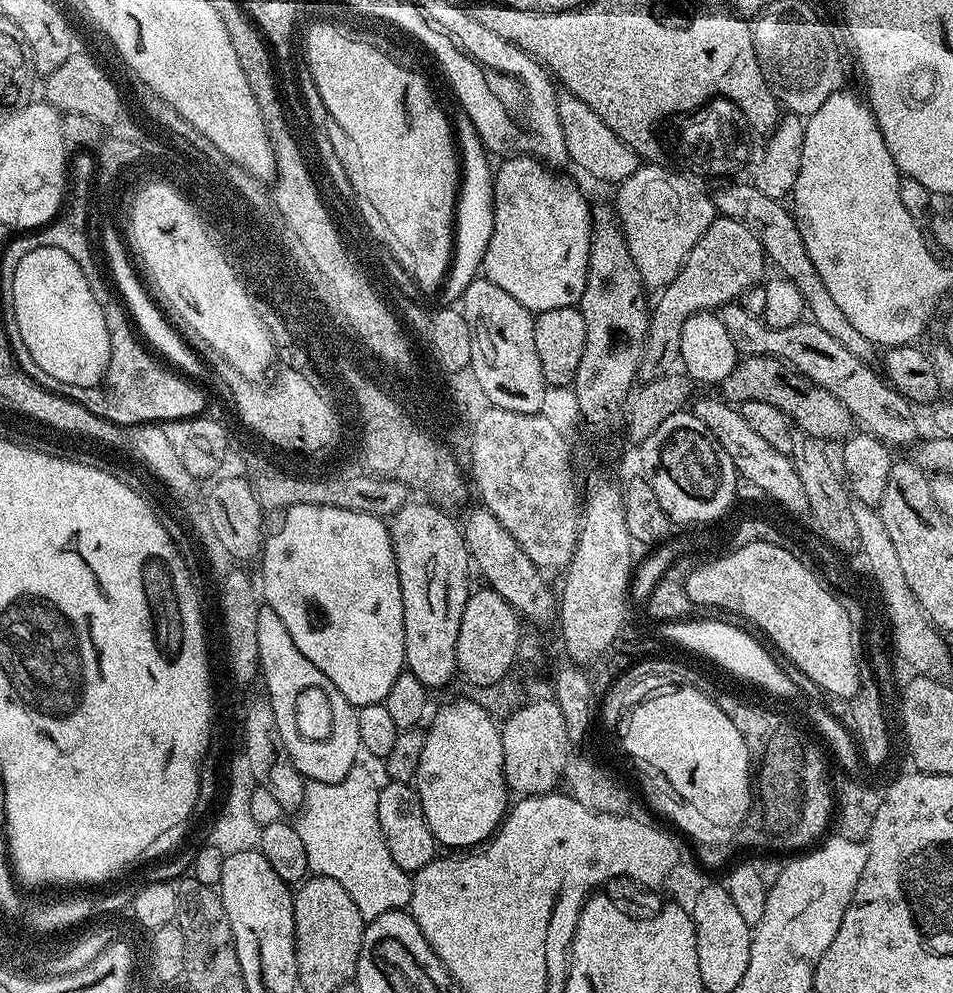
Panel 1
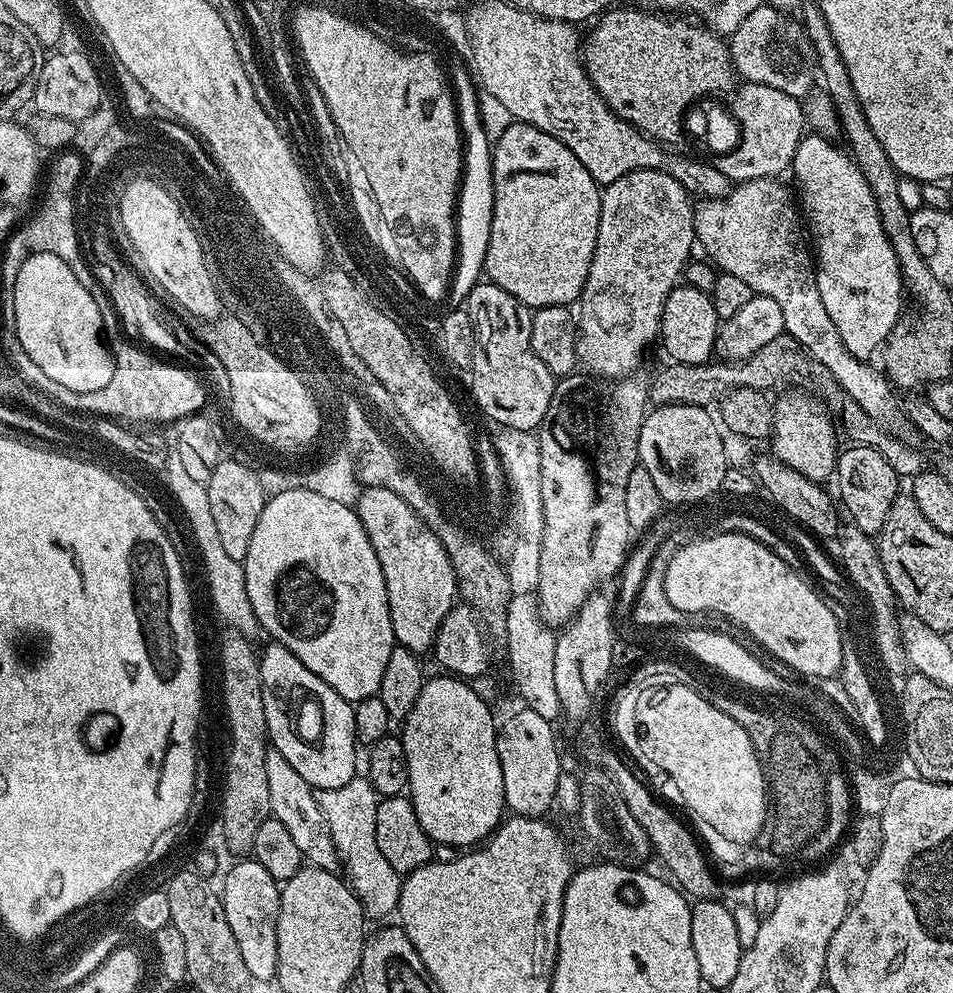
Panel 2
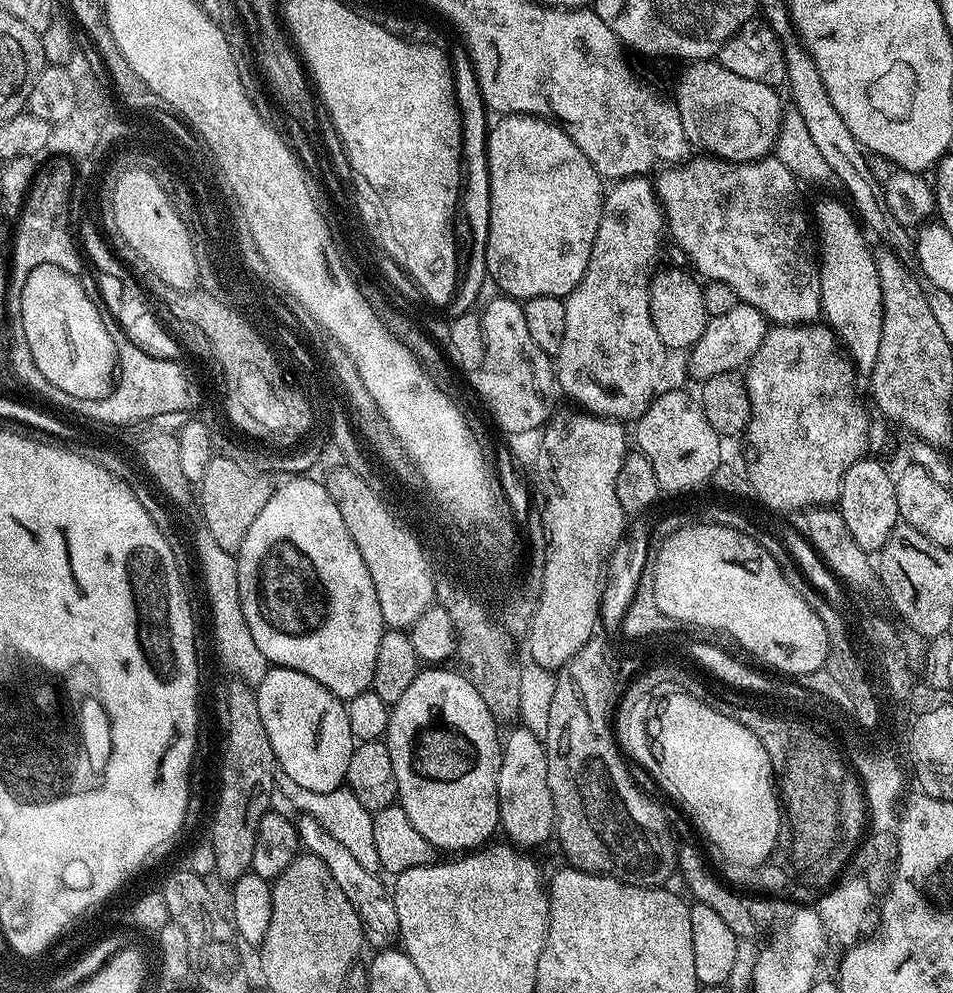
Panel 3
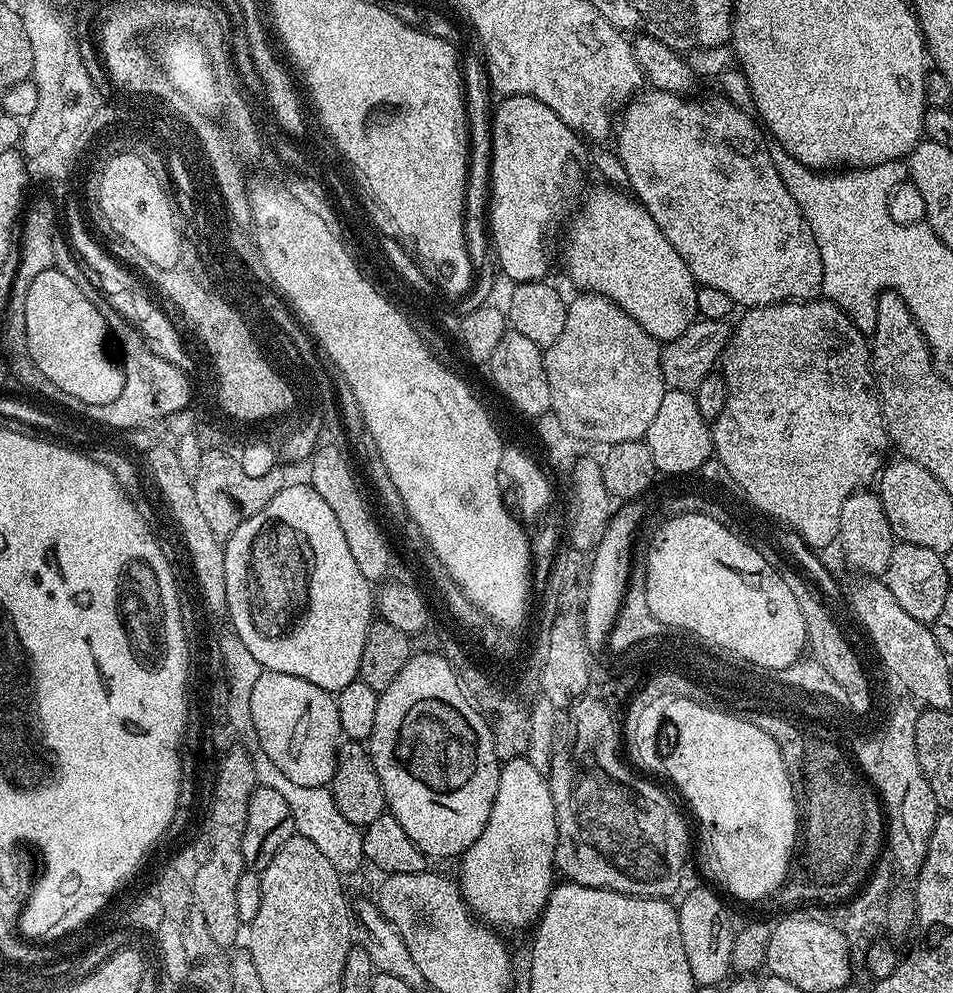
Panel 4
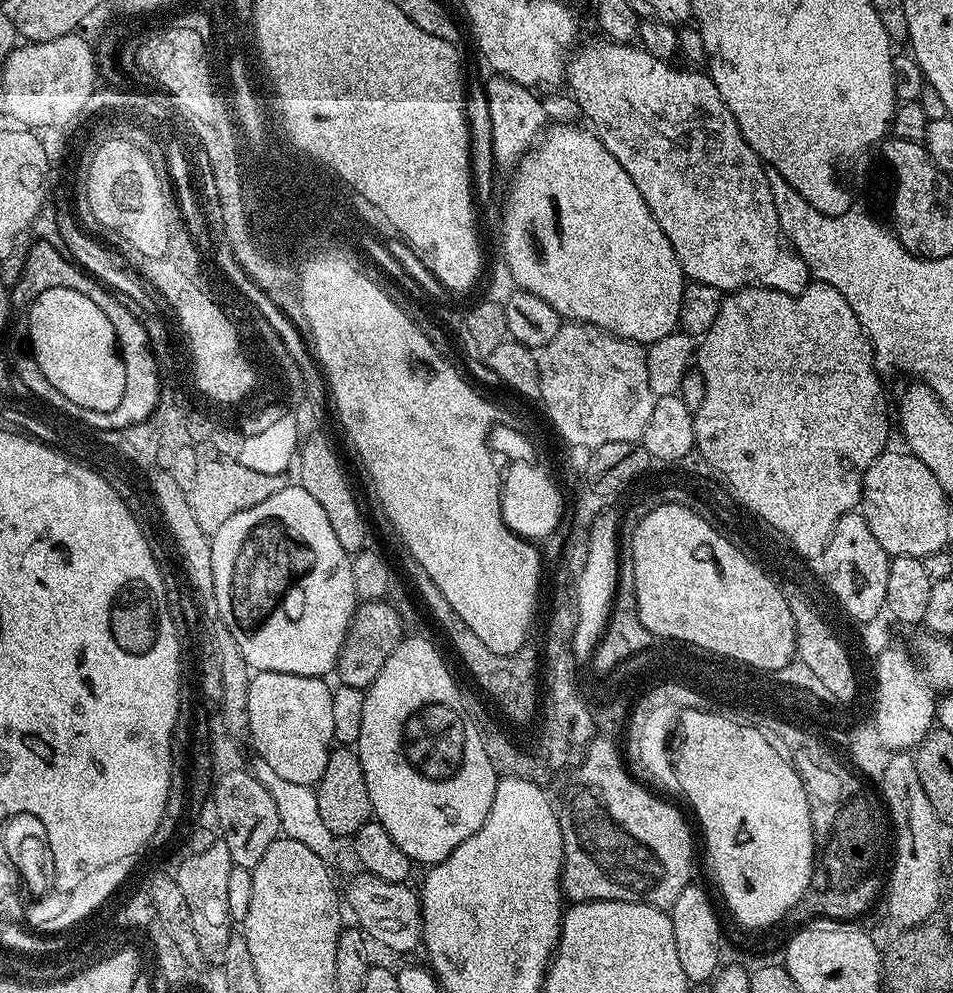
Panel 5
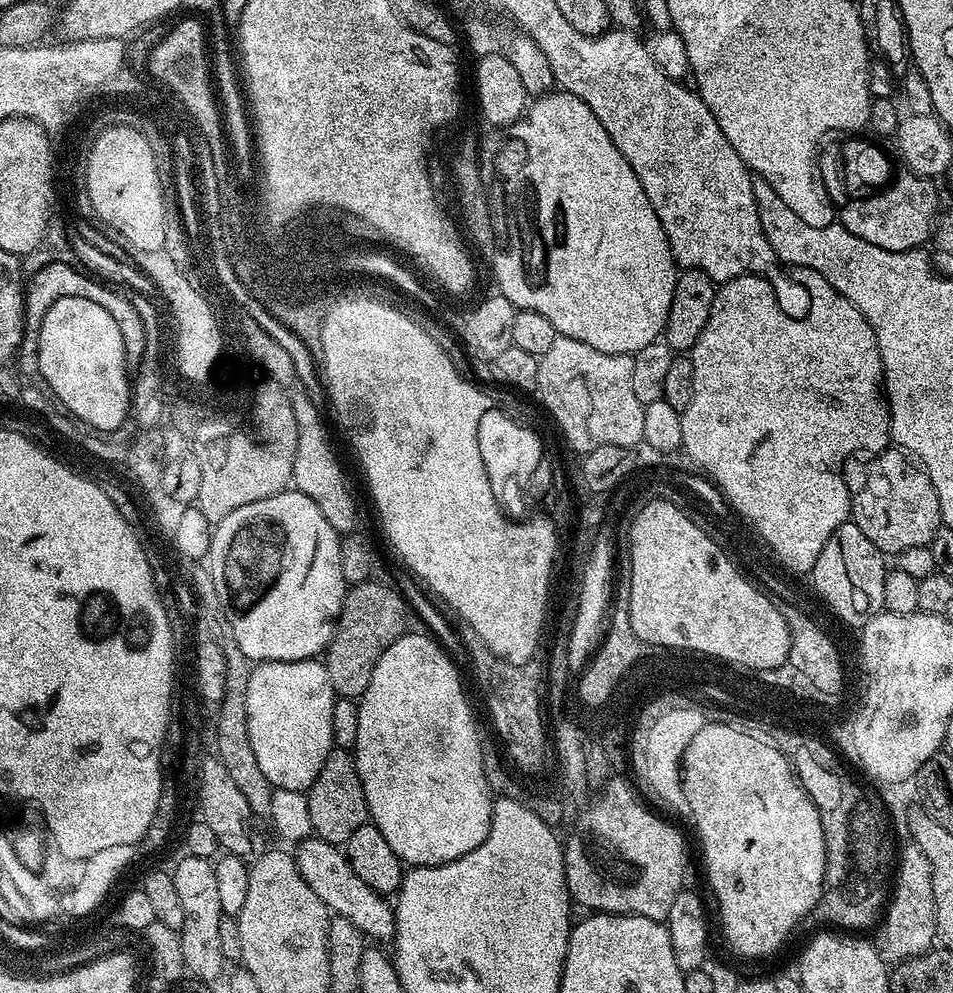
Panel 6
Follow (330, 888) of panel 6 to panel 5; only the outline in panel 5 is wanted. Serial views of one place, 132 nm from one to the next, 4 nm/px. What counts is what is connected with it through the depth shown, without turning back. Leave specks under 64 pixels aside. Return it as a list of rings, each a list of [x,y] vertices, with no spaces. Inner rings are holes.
[[[359,874],[348,884],[346,904],[356,915],[355,923],[366,933],[369,941],[381,944],[392,952],[412,952],[421,947],[424,920],[420,916],[420,897],[408,889],[407,883],[386,882],[377,876]]]

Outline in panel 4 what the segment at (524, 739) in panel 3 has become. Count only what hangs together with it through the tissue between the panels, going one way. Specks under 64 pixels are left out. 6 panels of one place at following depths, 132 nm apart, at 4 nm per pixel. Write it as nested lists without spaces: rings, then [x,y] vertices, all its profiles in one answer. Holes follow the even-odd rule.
[[[527,758],[518,760],[503,761],[500,769],[500,777],[498,778],[498,794],[494,798],[494,806],[490,810],[490,818],[486,822],[486,830],[482,830],[482,834],[478,834],[478,842],[474,842],[474,846],[470,846],[464,851],[460,864],[460,876],[458,875],[458,883],[460,892],[464,895],[464,901],[473,913],[481,921],[487,922],[493,929],[499,930],[501,933],[520,932],[523,928],[531,929],[533,925],[539,921],[540,915],[544,912],[544,907],[548,901],[548,895],[551,894],[554,887],[554,879],[552,880],[552,872],[554,876],[554,865],[556,862],[556,826],[557,818],[554,814],[554,798],[550,794],[550,786],[548,785],[547,775],[539,773],[538,770],[531,765]]]

